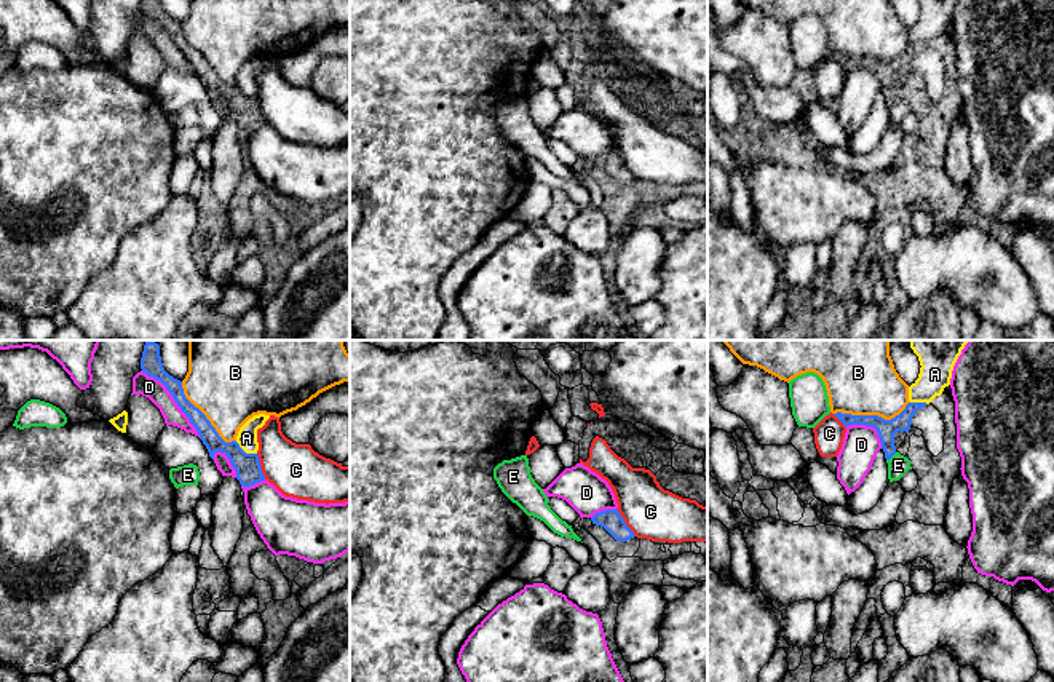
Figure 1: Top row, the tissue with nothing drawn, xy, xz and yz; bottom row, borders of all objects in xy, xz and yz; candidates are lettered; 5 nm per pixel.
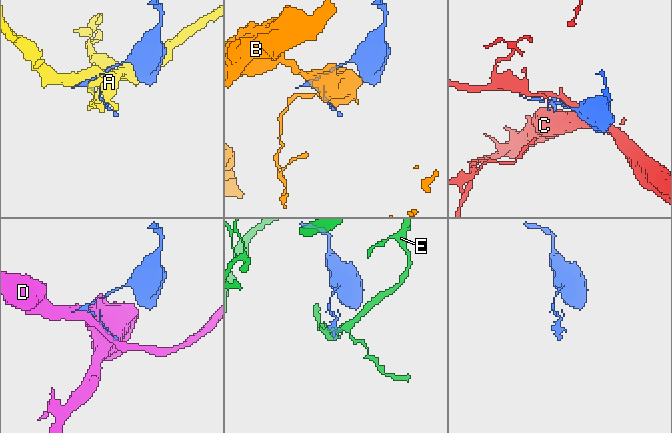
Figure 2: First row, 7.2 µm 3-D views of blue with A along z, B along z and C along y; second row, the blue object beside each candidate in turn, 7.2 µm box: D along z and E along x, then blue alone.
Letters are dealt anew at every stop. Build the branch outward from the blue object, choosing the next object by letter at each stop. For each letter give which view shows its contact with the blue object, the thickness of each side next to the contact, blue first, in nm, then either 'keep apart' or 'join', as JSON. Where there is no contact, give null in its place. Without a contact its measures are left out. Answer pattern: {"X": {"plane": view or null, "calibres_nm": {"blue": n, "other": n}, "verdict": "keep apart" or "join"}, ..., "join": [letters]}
{"A": {"plane": "xy", "calibres_nm": {"blue": 130, "other": 100}, "verdict": "keep apart"}, "B": {"plane": "yz", "calibres_nm": {"blue": 100, "other": 360}, "verdict": "keep apart"}, "C": {"plane": "xz", "calibres_nm": {"blue": 110, "other": 260}, "verdict": "keep apart"}, "D": {"plane": "xy", "calibres_nm": {"blue": 110, "other": 110}, "verdict": "keep apart"}, "E": {"plane": "yz", "calibres_nm": {"blue": 100, "other": 100}, "verdict": "keep apart"}, "join": []}

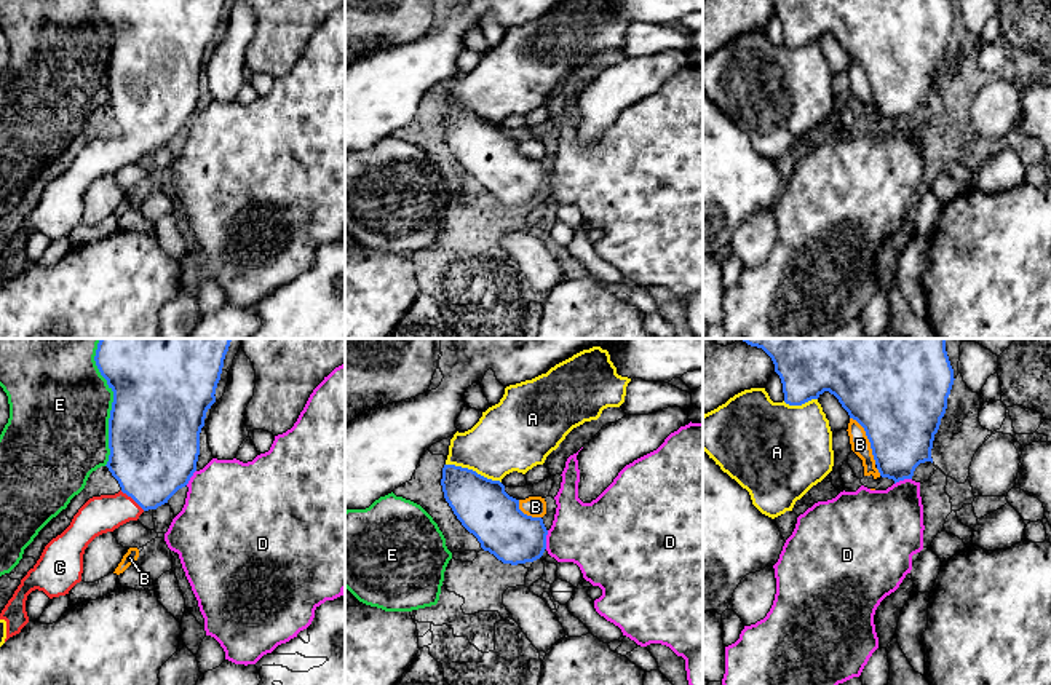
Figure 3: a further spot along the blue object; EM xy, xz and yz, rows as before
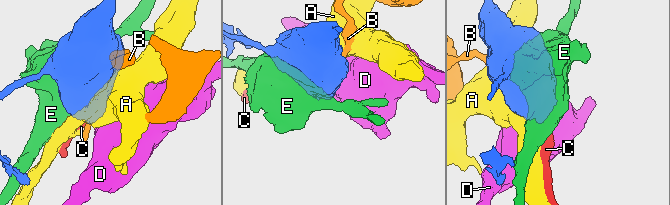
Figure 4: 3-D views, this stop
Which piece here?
{"A": {"plane": "xz", "calibres_nm": {"blue": 280, "other": 340}, "verdict": "keep apart"}, "B": {"plane": "yz", "calibres_nm": {"blue": 460, "other": 100}, "verdict": "keep apart"}, "C": {"plane": "xy", "calibres_nm": {"blue": 440, "other": 190}, "verdict": "join"}, "D": {"plane": "xz", "calibres_nm": {"blue": 260, "other": 340}, "verdict": "keep apart"}, "E": {"plane": "xy", "calibres_nm": {"blue": 480, "other": 480}, "verdict": "keep apart"}, "join": ["C"]}

